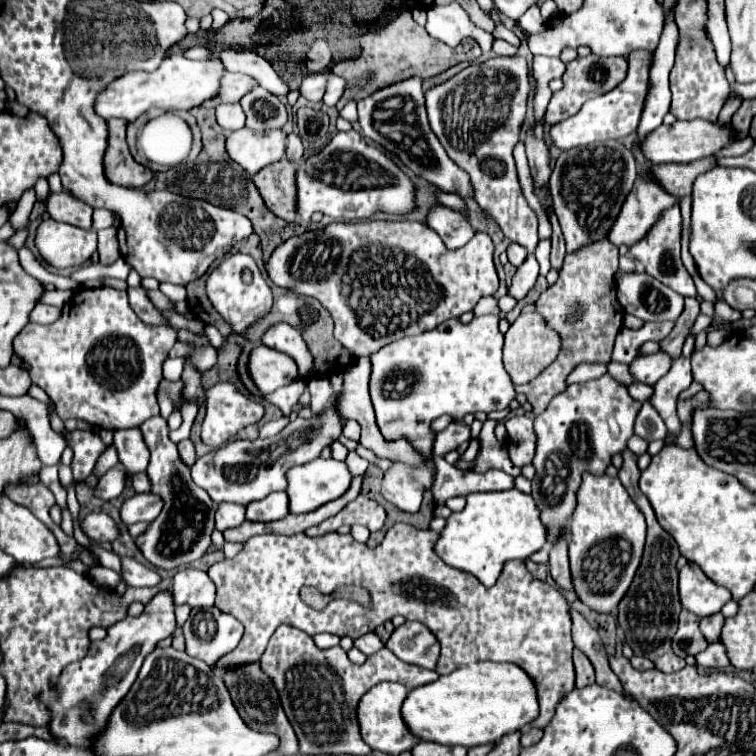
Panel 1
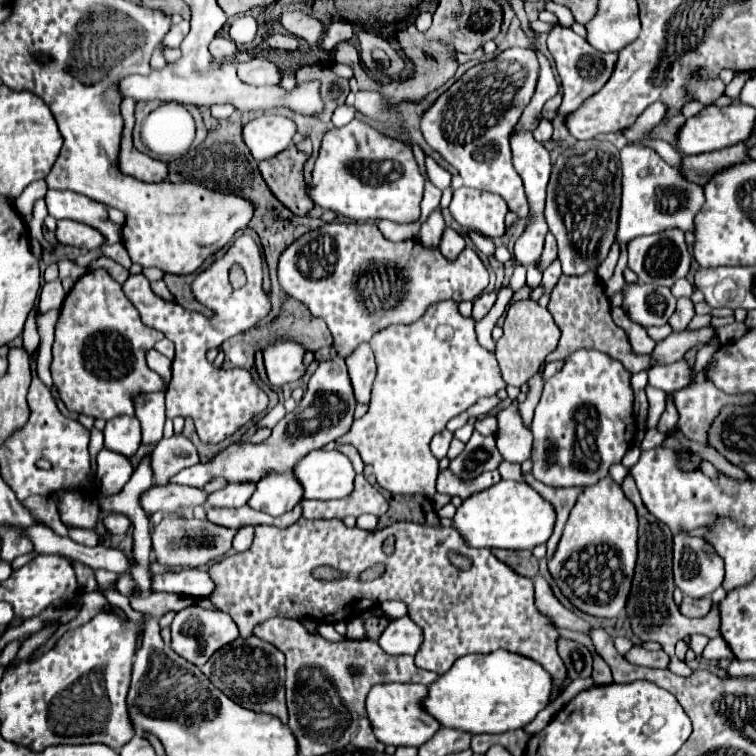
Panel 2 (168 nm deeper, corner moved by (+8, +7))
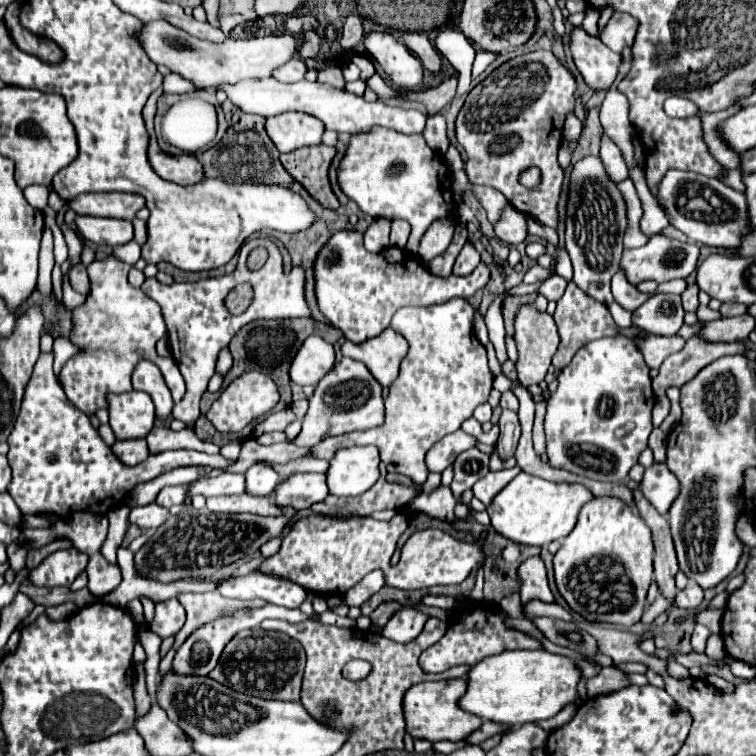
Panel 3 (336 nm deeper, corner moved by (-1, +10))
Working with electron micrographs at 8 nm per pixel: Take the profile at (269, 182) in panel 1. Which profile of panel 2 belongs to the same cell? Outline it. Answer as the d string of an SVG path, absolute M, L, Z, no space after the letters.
M290 146L278 156L260 162L260 172L270 190L274 192L274 196L298 216L304 216L314 206L310 196L306 196L306 182L304 182L306 160L308 154L298 152L296 146Z

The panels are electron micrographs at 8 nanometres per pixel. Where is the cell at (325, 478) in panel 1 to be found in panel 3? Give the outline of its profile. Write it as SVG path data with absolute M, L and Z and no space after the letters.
M375 447L339 449L329 461L325 475L329 495L363 495L379 479L379 453L375 453Z

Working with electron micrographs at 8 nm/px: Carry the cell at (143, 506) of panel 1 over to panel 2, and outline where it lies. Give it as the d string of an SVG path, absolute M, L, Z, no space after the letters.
M164 484L164 486L152 486L140 496L140 504L146 512L184 512L194 506L206 504L206 492L192 486L180 486L180 484Z

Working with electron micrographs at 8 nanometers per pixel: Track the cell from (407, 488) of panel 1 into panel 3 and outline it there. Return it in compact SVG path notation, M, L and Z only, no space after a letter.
M451 299L441 305L429 307L403 307L391 319L391 329L403 335L409 343L409 351L401 361L399 377L389 387L389 395L385 399L385 423L379 427L371 427L365 431L351 431L347 435L327 437L323 443L311 449L311 457L331 459L335 449L353 447L353 445L375 445L379 449L379 457L385 463L389 473L399 473L413 479L417 485L425 483L429 469L425 465L425 455L447 433L453 433L461 427L465 419L469 419L477 405L487 403L489 393L493 389L493 371L487 363L487 351L479 343L473 333L473 307L467 299Z

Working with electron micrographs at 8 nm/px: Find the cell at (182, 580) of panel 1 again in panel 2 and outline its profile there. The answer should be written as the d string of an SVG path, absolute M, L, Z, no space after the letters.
M160 592L160 594L142 594L138 598L130 599L131 607L154 616L154 618L162 618L167 612L173 611L175 613L190 606L190 598L186 598L185 594Z

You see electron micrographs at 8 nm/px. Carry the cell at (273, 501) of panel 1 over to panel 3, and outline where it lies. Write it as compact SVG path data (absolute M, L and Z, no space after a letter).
M297 473L275 487L273 503L277 507L293 507L299 511L309 509L313 503L327 497L325 473Z

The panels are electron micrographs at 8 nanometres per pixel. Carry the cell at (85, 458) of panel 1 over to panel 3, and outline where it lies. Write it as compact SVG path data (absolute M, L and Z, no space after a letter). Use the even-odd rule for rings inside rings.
M41 353L39 355L39 359L35 363L33 377L31 377L27 389L25 389L21 413L15 421L15 427L13 427L7 443L9 443L7 459L9 459L9 465L13 469L9 495L13 497L17 507L23 509L23 513L29 513L29 515L53 513L53 515L59 515L59 517L67 517L69 513L81 511L81 509L83 511L93 511L93 513L105 513L115 503L121 503L123 497L135 485L139 485L143 481L149 481L149 479L161 475L163 471L183 467L183 465L209 465L213 469L227 469L229 465L236 462L236 460L225 459L223 455L207 455L207 453L179 449L179 451L163 451L159 455L149 455L149 459L143 461L143 465L137 465L135 469L125 469L125 465L111 453L111 447L107 447L103 443L97 429L89 423L89 417L83 411L75 409L75 405L71 405L71 401L67 401L61 385L57 383L57 379L53 375L53 353ZM51 455L57 457L53 463L49 461Z

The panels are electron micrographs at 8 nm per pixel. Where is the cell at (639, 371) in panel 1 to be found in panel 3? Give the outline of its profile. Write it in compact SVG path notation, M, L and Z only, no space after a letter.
M741 315L741 317L731 317L731 319L719 319L719 321L707 321L701 331L697 333L703 337L703 341L711 343L733 343L745 339L755 327L755 317L751 315Z

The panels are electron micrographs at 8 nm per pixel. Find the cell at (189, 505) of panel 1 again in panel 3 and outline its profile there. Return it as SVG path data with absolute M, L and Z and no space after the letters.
M139 361L139 367L135 367L133 373L133 389L145 391L151 395L151 401L155 403L155 415L161 421L171 419L173 411L173 399L171 393L163 381L161 371L151 361Z

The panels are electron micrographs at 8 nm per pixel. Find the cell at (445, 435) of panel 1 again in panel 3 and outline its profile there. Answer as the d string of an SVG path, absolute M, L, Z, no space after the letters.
M459 429L455 433L449 433L447 437L443 437L439 443L435 443L425 457L425 463L427 463L429 471L441 473L447 465L451 465L455 461L455 457L461 451L465 451L473 445L475 445L475 439Z

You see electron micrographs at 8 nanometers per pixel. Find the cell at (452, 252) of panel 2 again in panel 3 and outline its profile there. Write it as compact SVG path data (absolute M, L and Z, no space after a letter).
M467 241L467 243L463 245L463 249L459 251L457 259L455 259L453 273L455 273L455 275L467 275L467 273L471 273L471 271L479 265L479 261L481 261L479 251L473 247L473 243Z

